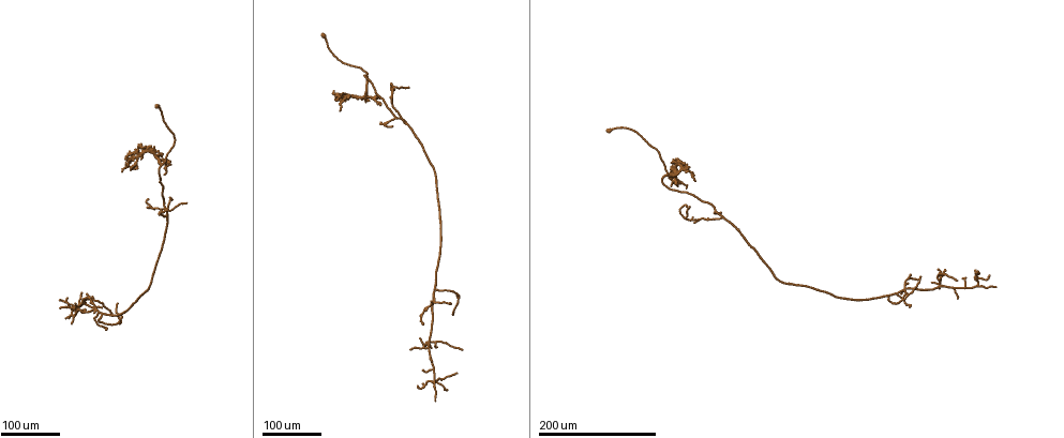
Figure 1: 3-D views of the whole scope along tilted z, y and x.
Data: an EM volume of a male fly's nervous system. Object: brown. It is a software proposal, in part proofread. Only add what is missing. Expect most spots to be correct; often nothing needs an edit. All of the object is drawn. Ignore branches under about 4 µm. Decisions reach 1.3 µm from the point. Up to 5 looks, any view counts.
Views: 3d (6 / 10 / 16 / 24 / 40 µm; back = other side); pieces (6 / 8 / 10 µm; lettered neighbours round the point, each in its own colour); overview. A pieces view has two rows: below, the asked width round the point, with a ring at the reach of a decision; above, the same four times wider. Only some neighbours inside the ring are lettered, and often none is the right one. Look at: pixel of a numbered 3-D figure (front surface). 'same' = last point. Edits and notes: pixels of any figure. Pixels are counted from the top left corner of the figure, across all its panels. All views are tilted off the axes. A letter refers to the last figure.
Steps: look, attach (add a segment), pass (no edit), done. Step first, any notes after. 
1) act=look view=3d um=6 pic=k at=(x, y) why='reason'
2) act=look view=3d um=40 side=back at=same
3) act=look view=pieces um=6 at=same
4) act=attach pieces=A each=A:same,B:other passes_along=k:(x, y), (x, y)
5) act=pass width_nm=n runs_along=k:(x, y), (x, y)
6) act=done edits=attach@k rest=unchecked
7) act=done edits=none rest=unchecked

act=look view=3d um=40 pic=1 at=(188, 203) why='branch stops here'

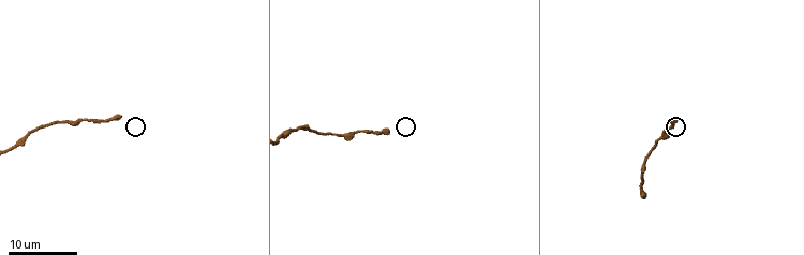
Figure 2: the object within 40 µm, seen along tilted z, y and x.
act=look view=pieces um=10 pic=2 at=(119, 115)

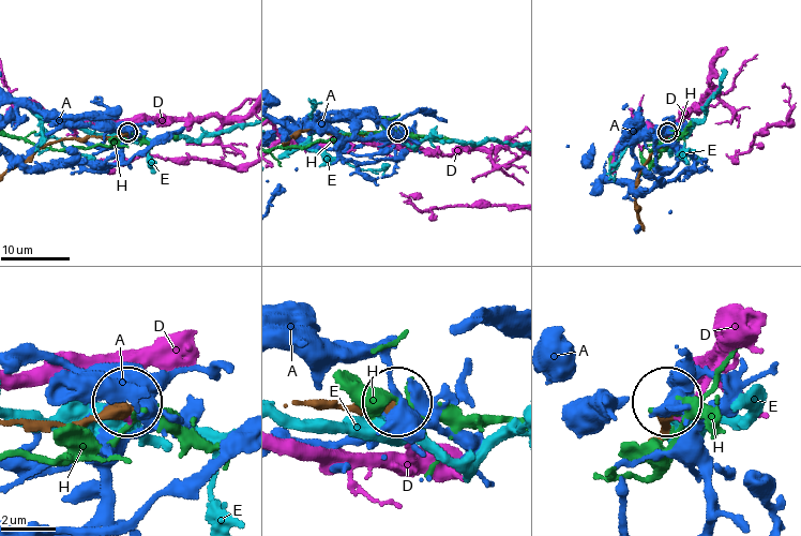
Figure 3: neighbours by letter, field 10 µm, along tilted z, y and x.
act=pass each=A:other,D:other,E:other,H:other found='no lettered segment goes on from it'

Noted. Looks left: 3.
act=look view=3d um=24 pic=1 at=(686, 169) why='branch stops here'

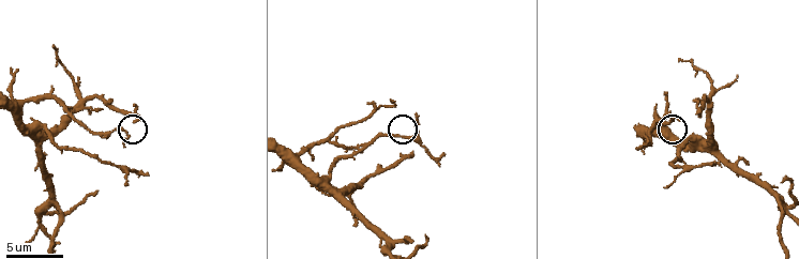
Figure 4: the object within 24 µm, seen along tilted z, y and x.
act=look view=pieces um=6 pic=4 at=(696, 114)

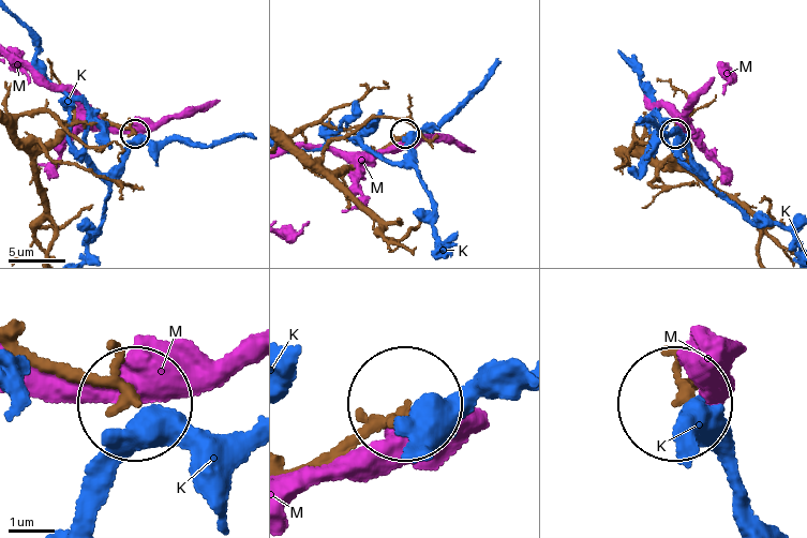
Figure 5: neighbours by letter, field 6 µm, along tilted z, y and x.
act=pass each=K:other,M:other runs_along=5:(17, 338), (133, 406) found='none of them fits'

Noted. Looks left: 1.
act=done edits=none rest=unchecked

